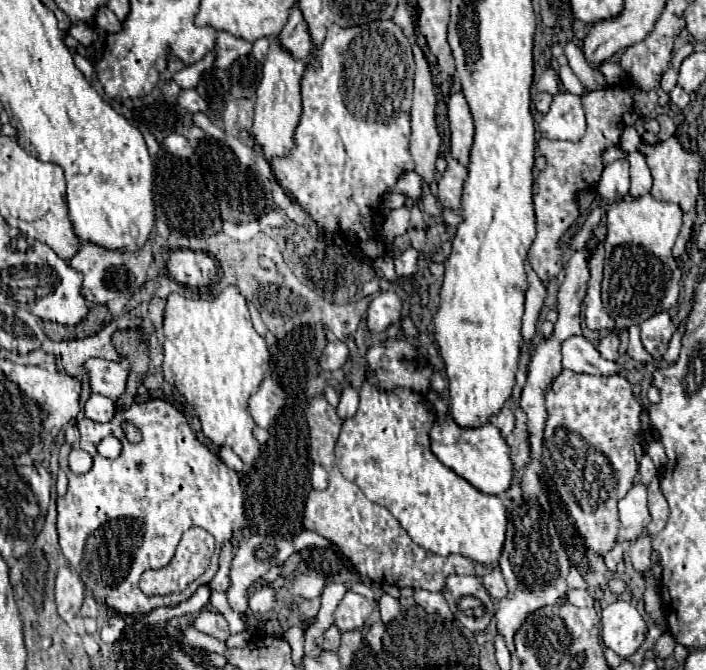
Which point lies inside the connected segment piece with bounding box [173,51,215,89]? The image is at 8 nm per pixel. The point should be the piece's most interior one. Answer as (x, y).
(187, 78)

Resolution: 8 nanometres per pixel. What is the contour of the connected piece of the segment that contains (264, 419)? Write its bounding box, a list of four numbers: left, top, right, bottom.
[247,379,287,429]

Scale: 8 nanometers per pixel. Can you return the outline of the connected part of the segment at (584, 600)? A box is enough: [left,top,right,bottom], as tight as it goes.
[567,589,595,607]

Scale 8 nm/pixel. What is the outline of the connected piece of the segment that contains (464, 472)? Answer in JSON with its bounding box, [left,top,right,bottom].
[427,393,515,495]

